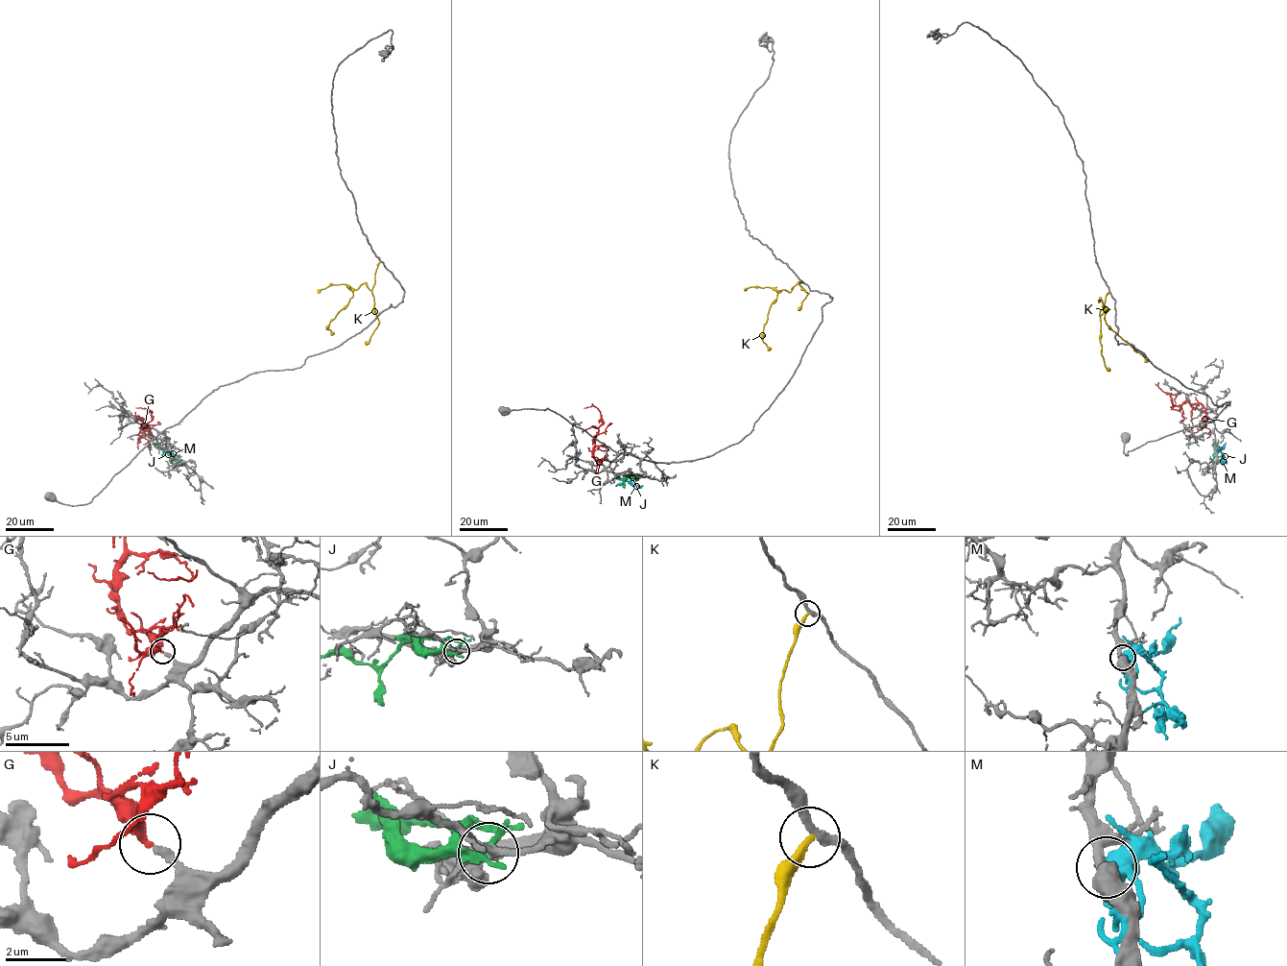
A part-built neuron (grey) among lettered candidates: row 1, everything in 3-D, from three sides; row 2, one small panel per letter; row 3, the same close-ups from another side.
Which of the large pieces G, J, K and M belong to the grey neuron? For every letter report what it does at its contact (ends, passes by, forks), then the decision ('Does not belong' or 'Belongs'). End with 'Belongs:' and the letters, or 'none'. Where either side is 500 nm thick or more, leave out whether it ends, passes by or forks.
G: It passes by. Belongs
J: It passes by. Does not belong
K: It ends there. Does not belong
M: It forks there. Does not belong
Belongs: G

